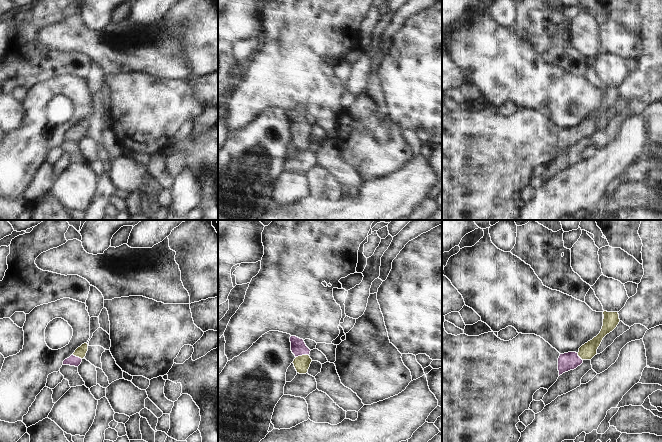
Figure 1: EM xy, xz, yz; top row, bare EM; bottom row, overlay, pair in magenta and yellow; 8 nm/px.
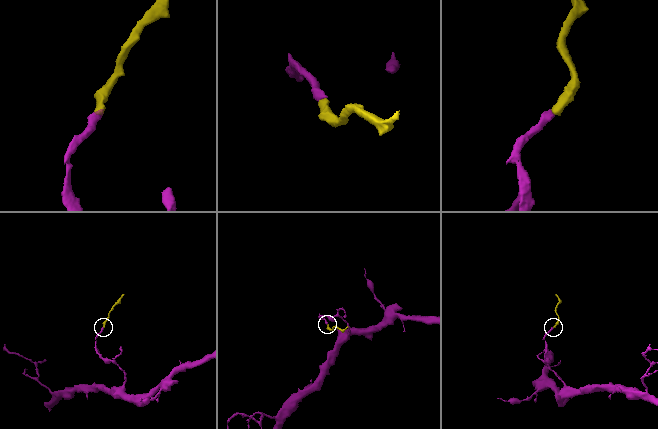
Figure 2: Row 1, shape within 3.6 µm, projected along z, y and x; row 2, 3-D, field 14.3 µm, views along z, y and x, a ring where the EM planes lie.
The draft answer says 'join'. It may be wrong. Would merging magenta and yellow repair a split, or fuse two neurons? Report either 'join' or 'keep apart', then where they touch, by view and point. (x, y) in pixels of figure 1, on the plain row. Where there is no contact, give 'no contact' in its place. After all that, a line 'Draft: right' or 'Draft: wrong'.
join; contact xz (302, 130)
Draft: right

